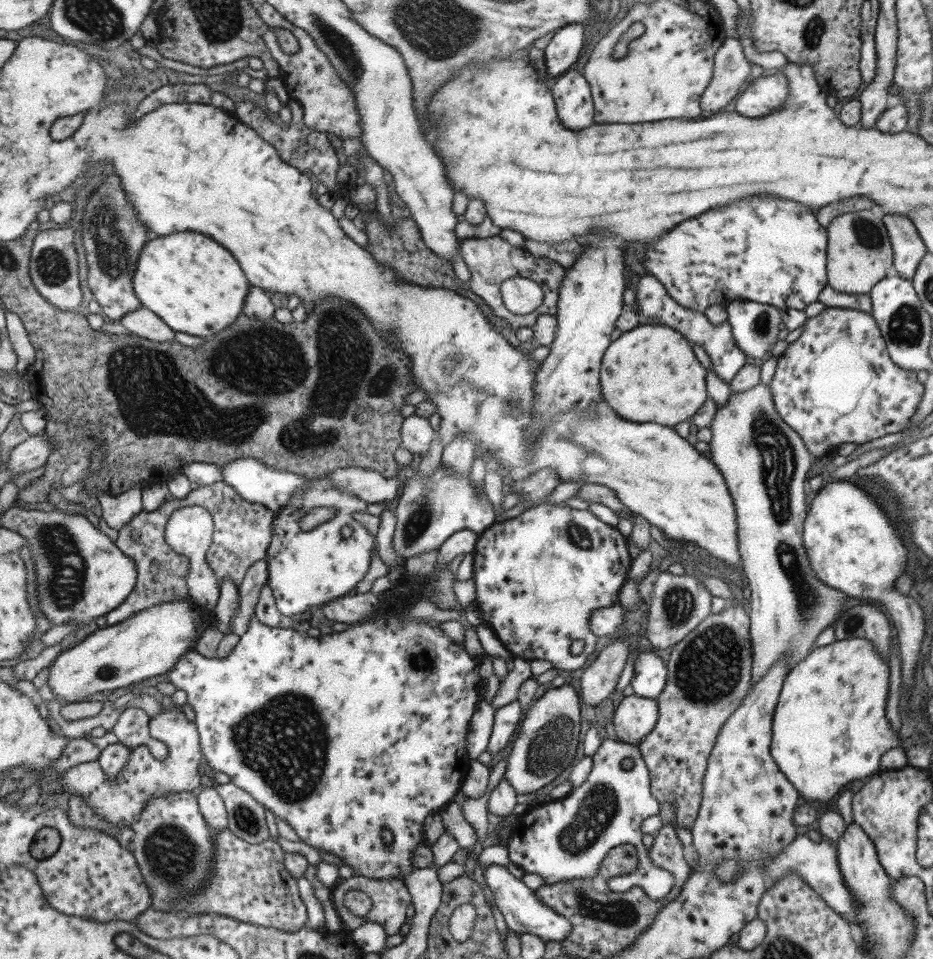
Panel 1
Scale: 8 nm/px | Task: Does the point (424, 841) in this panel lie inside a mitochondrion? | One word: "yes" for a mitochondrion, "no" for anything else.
no

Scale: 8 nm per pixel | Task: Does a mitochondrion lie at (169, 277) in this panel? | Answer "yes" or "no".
no

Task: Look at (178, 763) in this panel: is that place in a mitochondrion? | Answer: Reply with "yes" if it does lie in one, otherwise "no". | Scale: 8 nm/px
no

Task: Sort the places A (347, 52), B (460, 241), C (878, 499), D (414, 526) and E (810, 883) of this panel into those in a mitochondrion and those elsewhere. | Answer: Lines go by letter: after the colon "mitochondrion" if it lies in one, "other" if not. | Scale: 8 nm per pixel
A: mitochondrion
B: other
C: other
D: mitochondrion
E: other

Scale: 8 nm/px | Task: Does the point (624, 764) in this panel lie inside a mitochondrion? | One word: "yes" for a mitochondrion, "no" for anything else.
yes

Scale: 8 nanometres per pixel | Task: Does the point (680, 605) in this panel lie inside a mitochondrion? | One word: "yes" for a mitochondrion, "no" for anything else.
yes

